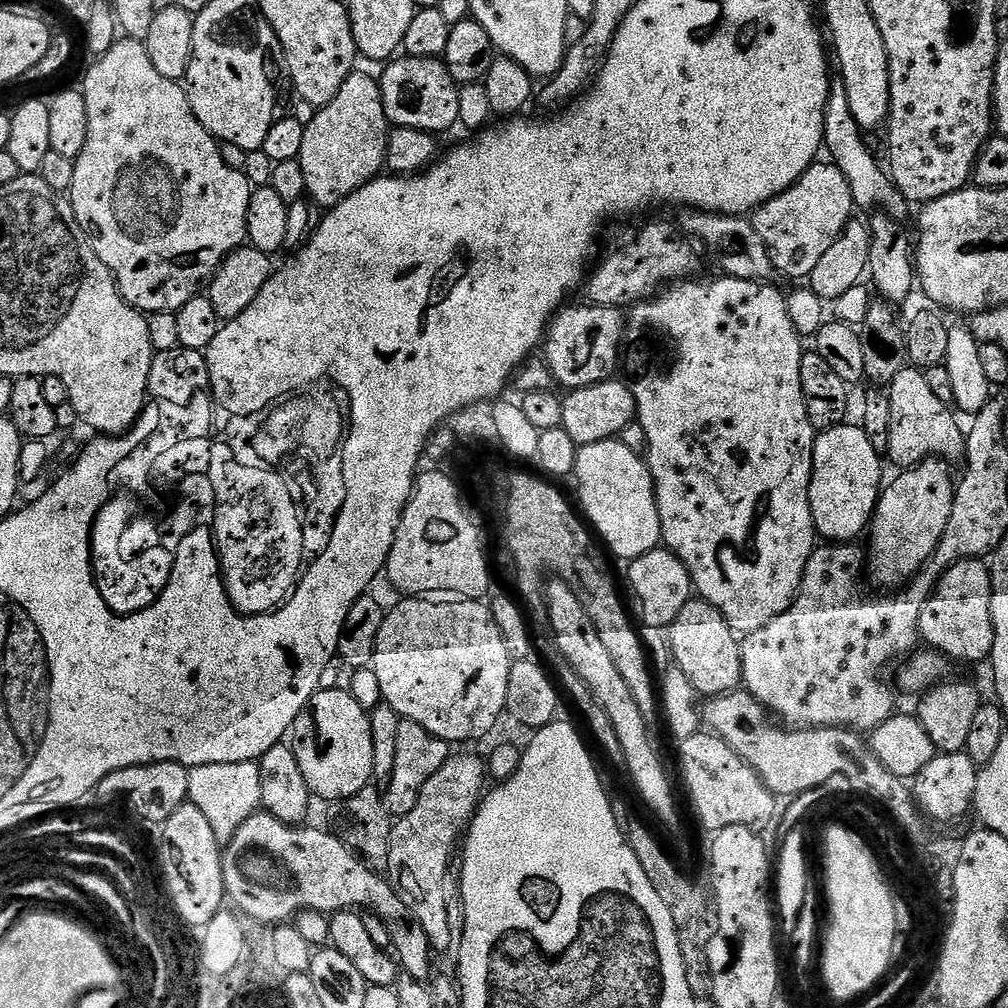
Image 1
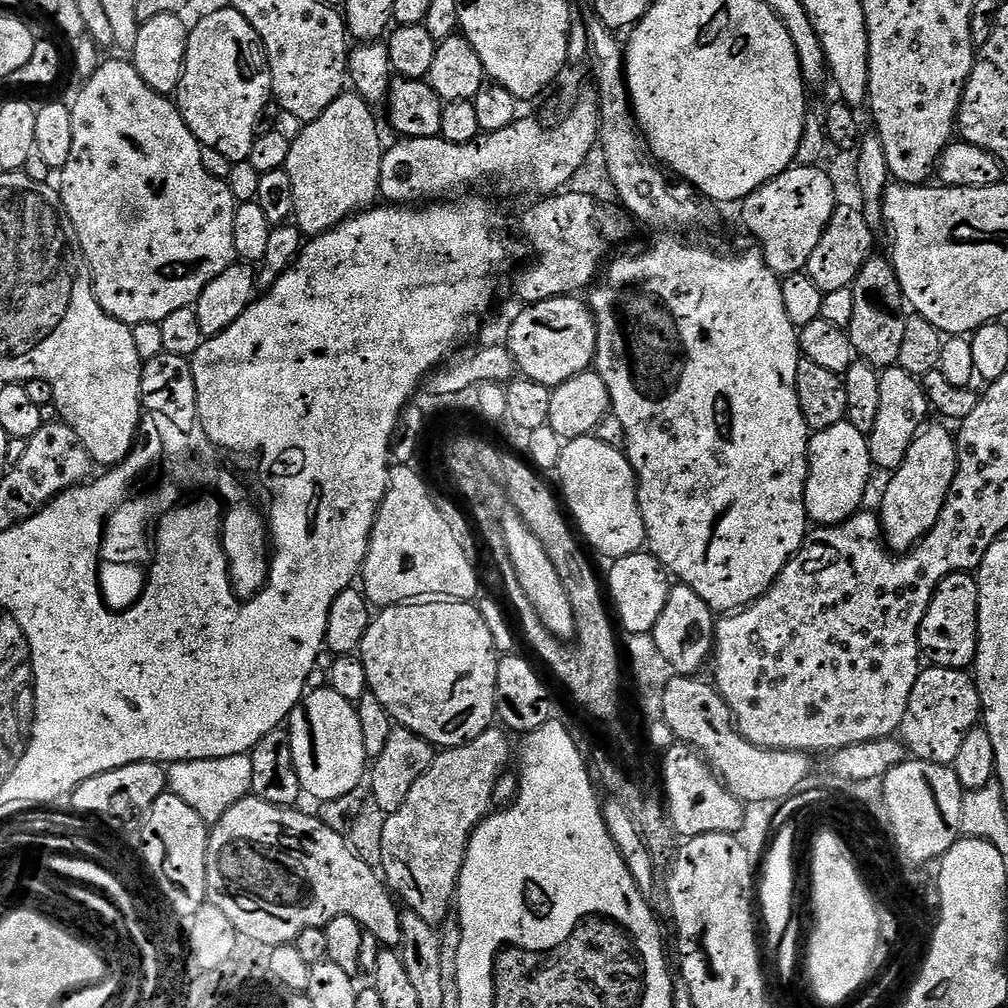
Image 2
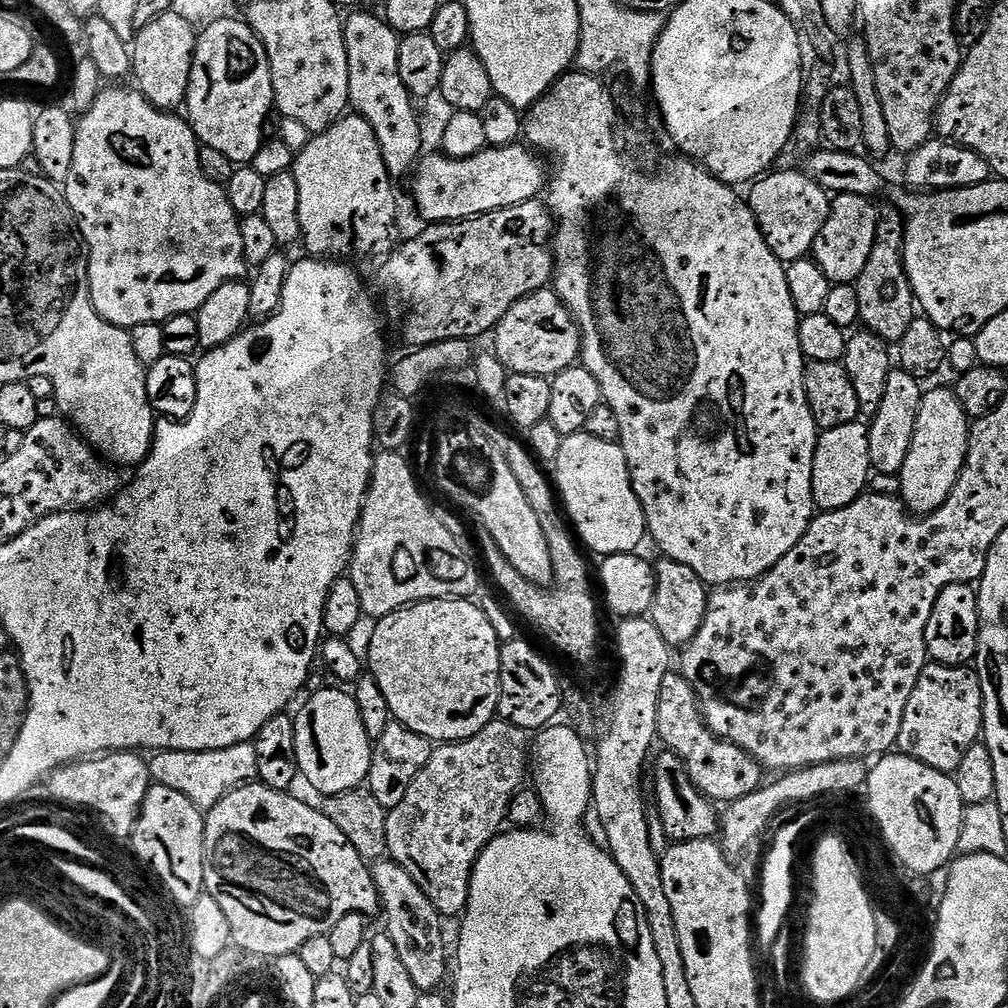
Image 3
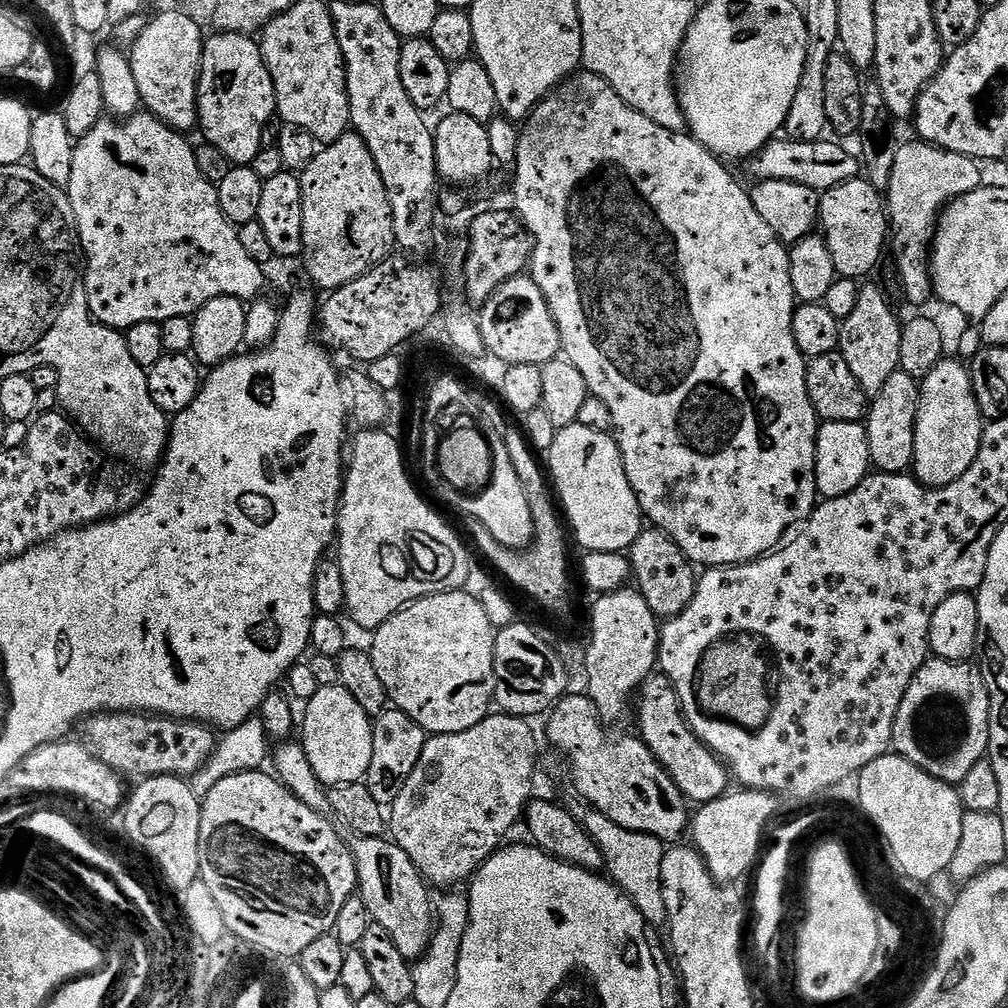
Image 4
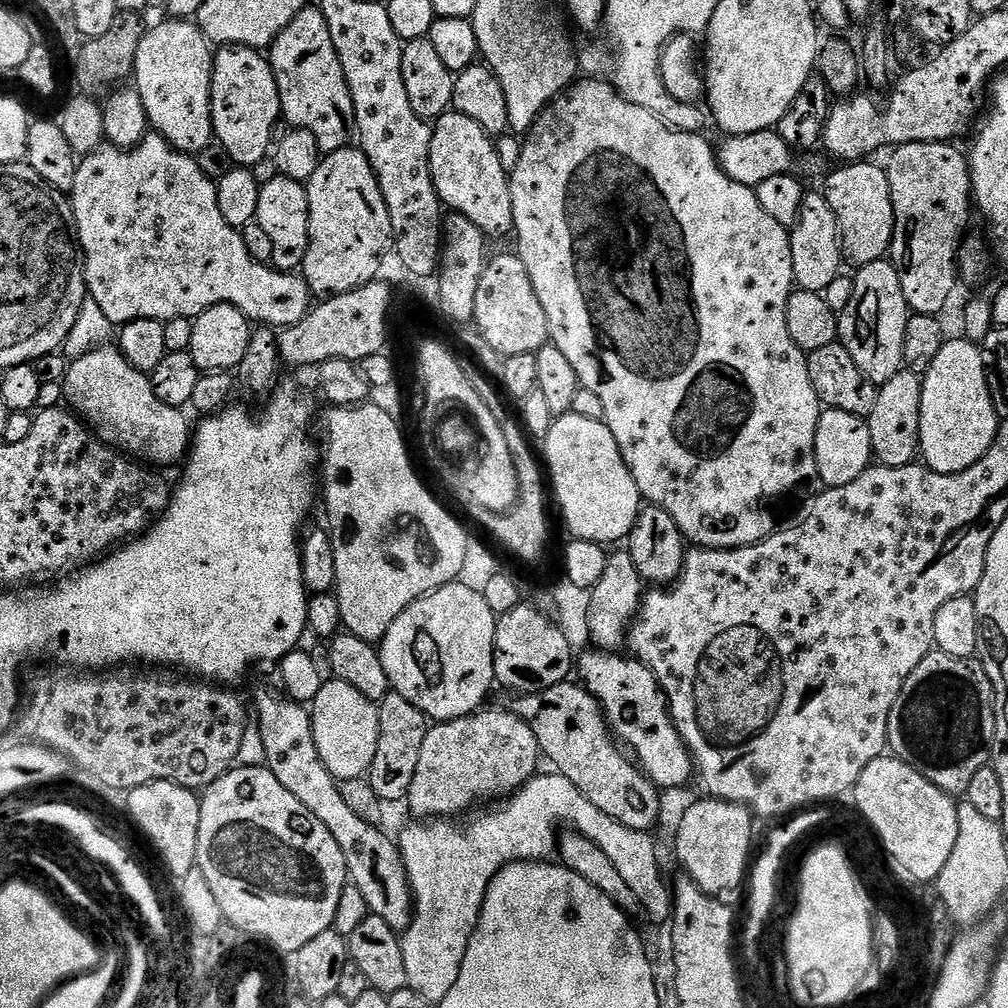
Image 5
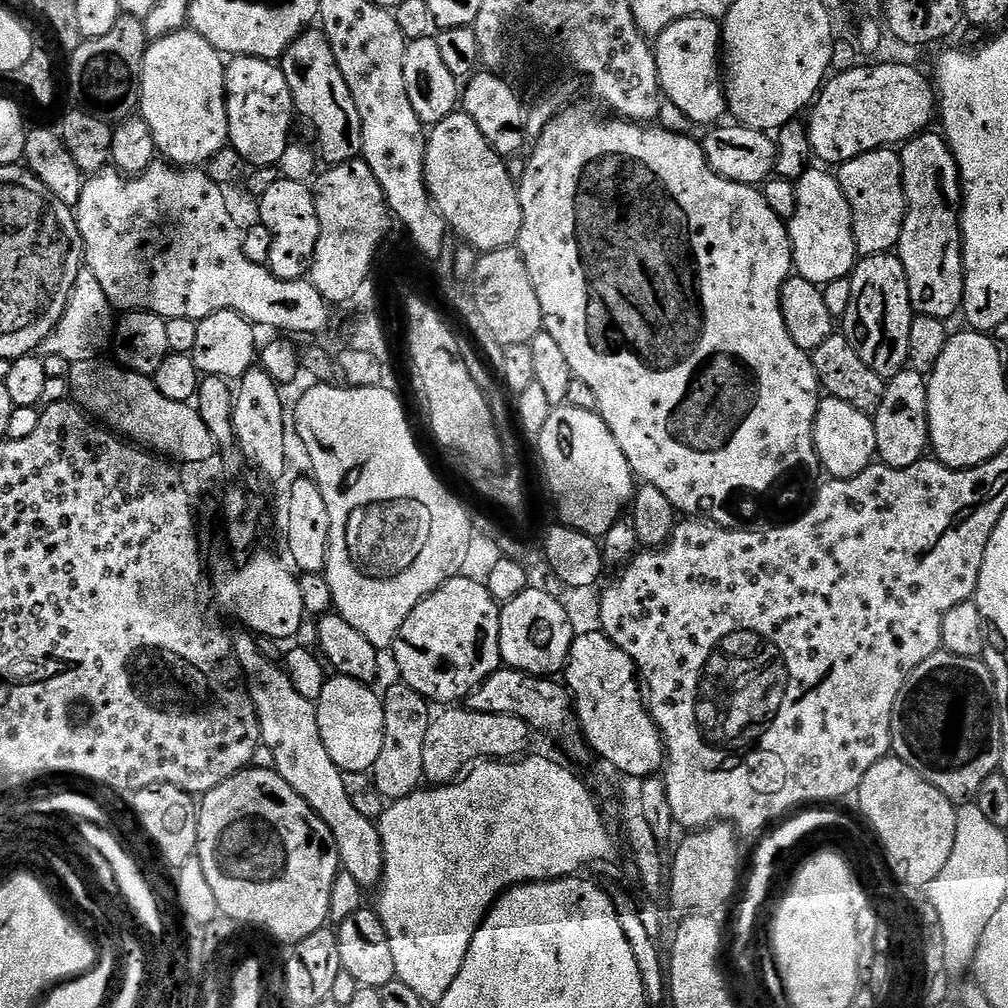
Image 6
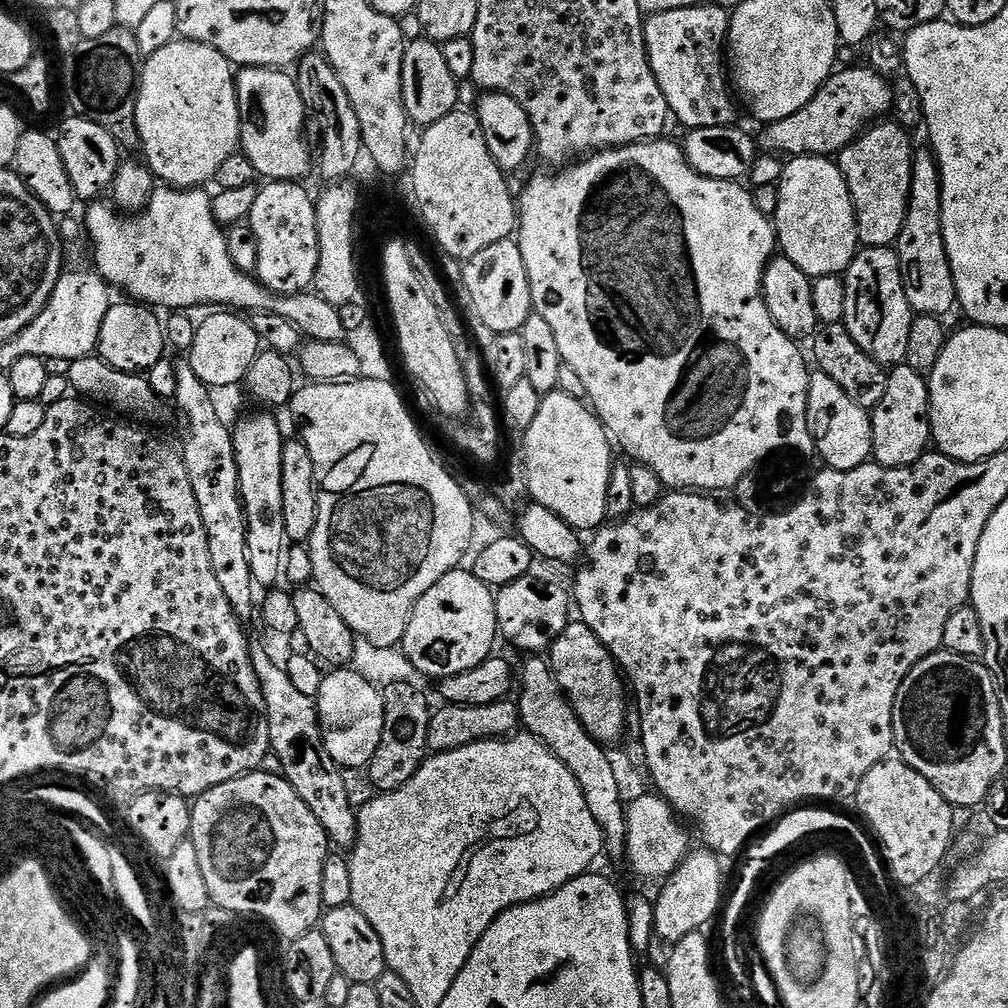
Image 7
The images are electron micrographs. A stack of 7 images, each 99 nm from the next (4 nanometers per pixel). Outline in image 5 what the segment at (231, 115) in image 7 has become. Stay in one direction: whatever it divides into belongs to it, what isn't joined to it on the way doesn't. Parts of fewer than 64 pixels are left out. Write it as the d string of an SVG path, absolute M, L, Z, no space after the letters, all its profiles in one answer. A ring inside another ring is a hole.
M184 18L165 21L164 25L156 24L153 28L151 25L138 46L134 89L141 96L155 135L162 137L171 148L197 154L214 140L210 98L214 48L195 23ZM152 40L160 40L156 48Z

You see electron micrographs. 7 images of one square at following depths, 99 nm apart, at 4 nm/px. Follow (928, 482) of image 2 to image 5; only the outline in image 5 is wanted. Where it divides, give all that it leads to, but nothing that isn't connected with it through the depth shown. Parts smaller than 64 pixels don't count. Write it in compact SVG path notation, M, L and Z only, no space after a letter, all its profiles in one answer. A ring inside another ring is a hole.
M963 338L945 339L938 358L922 376L919 455L923 463L938 474L958 474L974 466L990 450L1001 423L994 410L981 345Z

